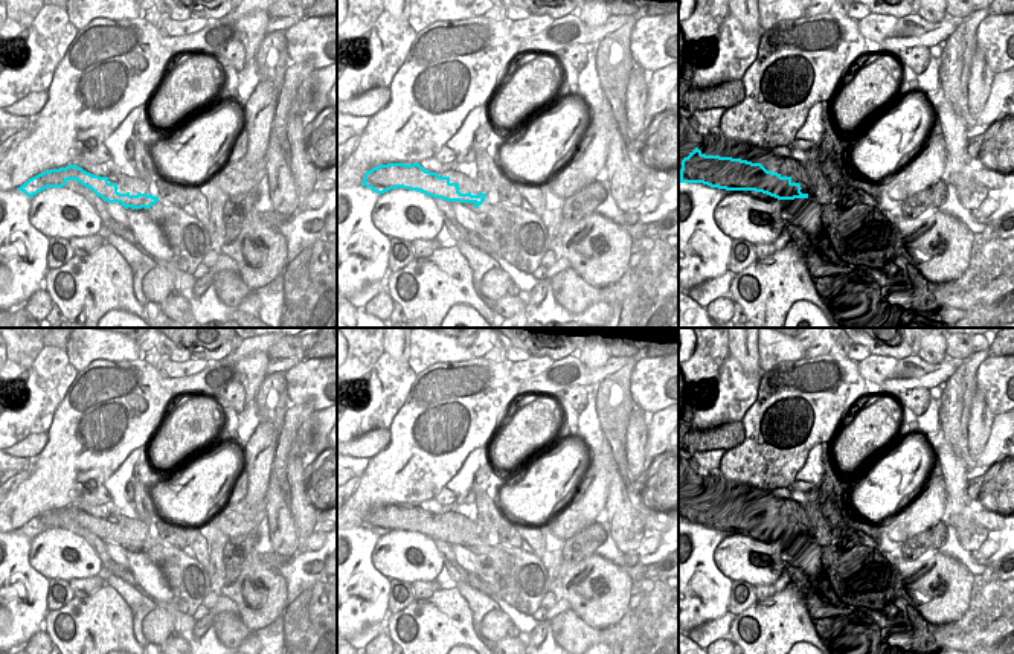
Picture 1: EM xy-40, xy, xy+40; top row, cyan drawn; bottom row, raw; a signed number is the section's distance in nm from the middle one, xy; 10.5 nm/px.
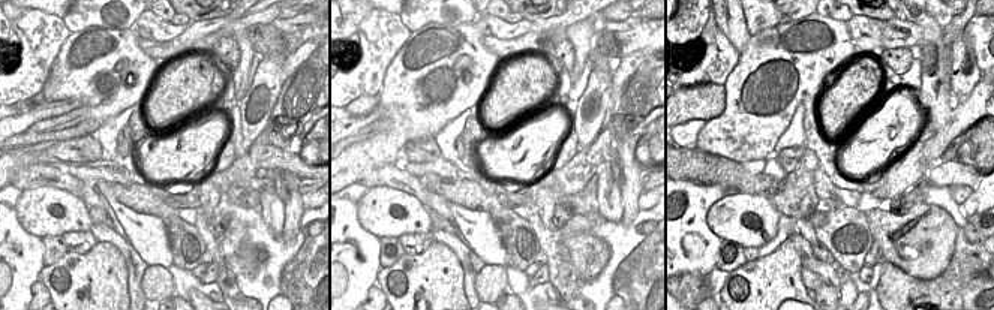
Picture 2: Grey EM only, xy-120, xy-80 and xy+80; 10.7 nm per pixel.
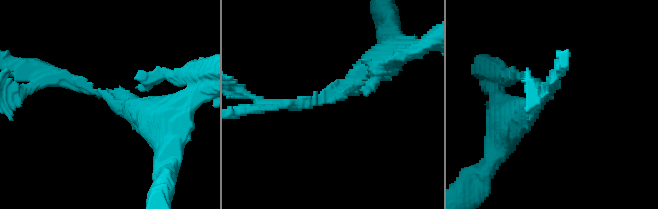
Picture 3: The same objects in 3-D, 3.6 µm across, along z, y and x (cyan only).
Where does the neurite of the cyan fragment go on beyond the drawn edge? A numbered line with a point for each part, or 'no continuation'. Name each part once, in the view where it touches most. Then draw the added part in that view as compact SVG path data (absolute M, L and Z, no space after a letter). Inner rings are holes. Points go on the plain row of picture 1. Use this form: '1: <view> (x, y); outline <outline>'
no continuation

